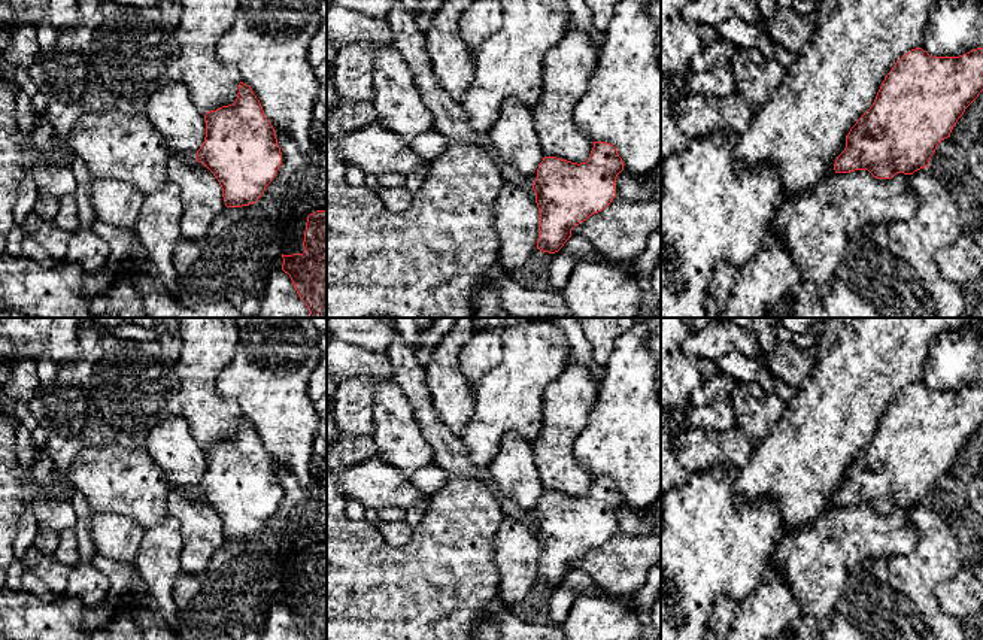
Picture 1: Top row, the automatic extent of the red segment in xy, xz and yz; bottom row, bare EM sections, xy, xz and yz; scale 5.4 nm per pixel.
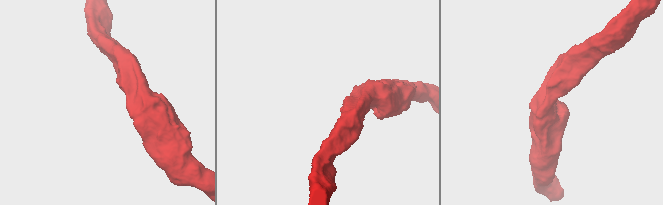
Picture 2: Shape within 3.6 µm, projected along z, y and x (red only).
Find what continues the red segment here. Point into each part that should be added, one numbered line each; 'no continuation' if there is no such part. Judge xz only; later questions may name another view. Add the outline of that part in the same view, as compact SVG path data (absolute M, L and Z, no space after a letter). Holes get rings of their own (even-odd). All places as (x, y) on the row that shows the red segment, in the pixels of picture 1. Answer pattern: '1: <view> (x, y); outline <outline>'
1: xz (449, 118); outline M397 0L386 16L386 22L394 36L392 48L401 54L410 67L422 100L434 116L434 131L452 142L465 142L483 148L494 158L506 182L531 188L534 181L506 164L495 151L489 134L474 133L467 122L465 110L440 87L427 54L425 39L416 27L413 13Z

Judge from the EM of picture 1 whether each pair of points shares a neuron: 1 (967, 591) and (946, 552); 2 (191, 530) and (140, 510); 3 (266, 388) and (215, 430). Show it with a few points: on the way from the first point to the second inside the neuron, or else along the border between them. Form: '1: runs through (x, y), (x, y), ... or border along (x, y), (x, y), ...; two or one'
1: border along (964, 564), (937, 587), (938, 601); two
2: border along (170, 485), (167, 513); two
3: border along (217, 382), (217, 391), (233, 402), (240, 415); two

